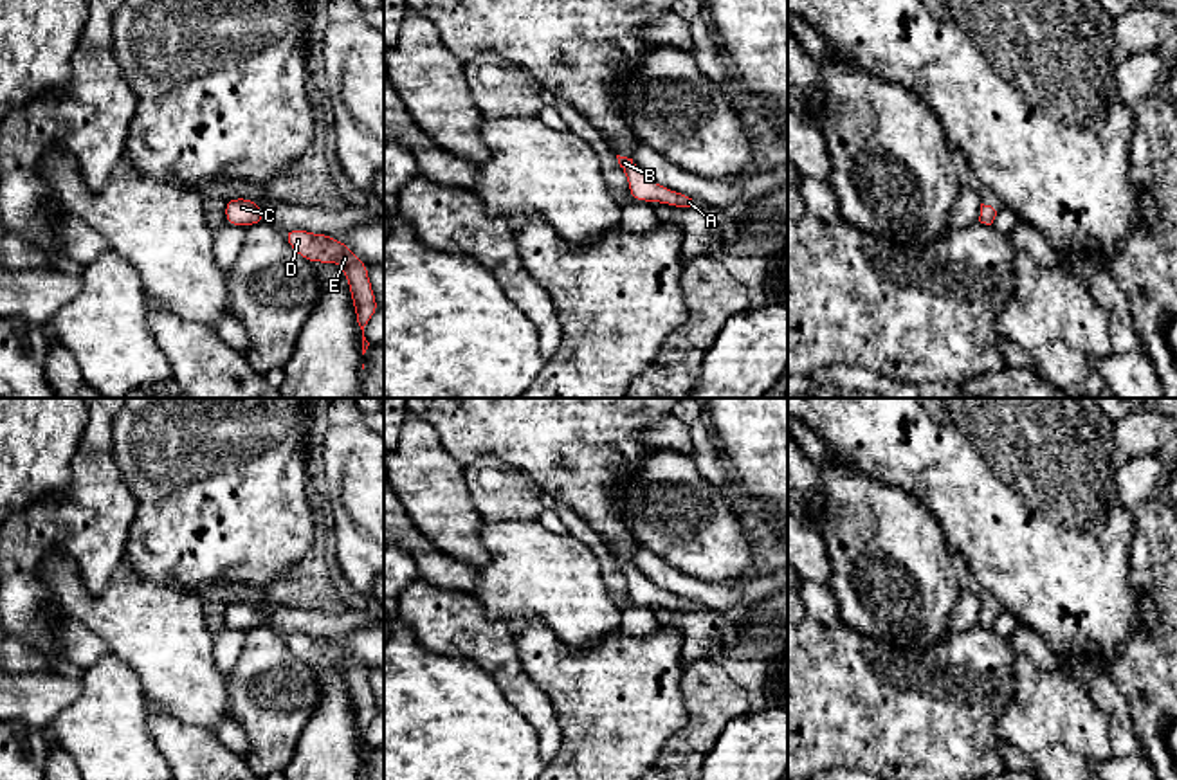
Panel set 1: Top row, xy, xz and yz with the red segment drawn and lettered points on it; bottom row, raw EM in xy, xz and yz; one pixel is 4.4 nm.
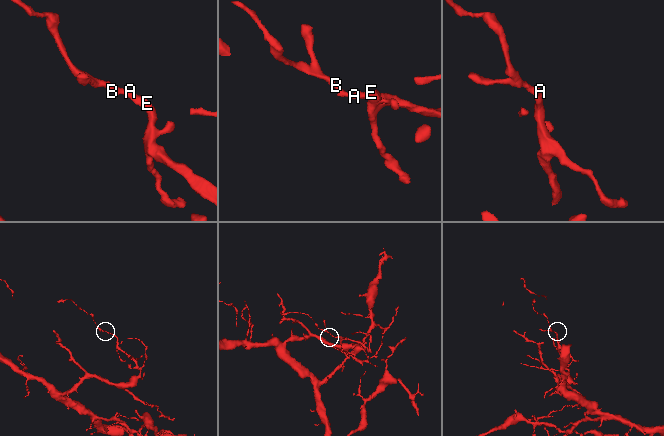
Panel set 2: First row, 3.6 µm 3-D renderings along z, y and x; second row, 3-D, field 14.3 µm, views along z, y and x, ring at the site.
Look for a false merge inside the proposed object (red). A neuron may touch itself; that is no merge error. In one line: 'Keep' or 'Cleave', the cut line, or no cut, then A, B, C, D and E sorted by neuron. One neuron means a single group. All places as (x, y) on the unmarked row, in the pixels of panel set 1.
Keep. No split. Groups: A B C D E

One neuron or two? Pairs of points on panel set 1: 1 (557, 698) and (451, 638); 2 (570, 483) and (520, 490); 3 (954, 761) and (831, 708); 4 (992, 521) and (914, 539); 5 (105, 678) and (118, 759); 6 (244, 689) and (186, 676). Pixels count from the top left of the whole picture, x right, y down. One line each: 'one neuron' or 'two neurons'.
1: one neuron
2: two neurons
3: one neuron
4: two neurons
5: one neuron
6: two neurons

